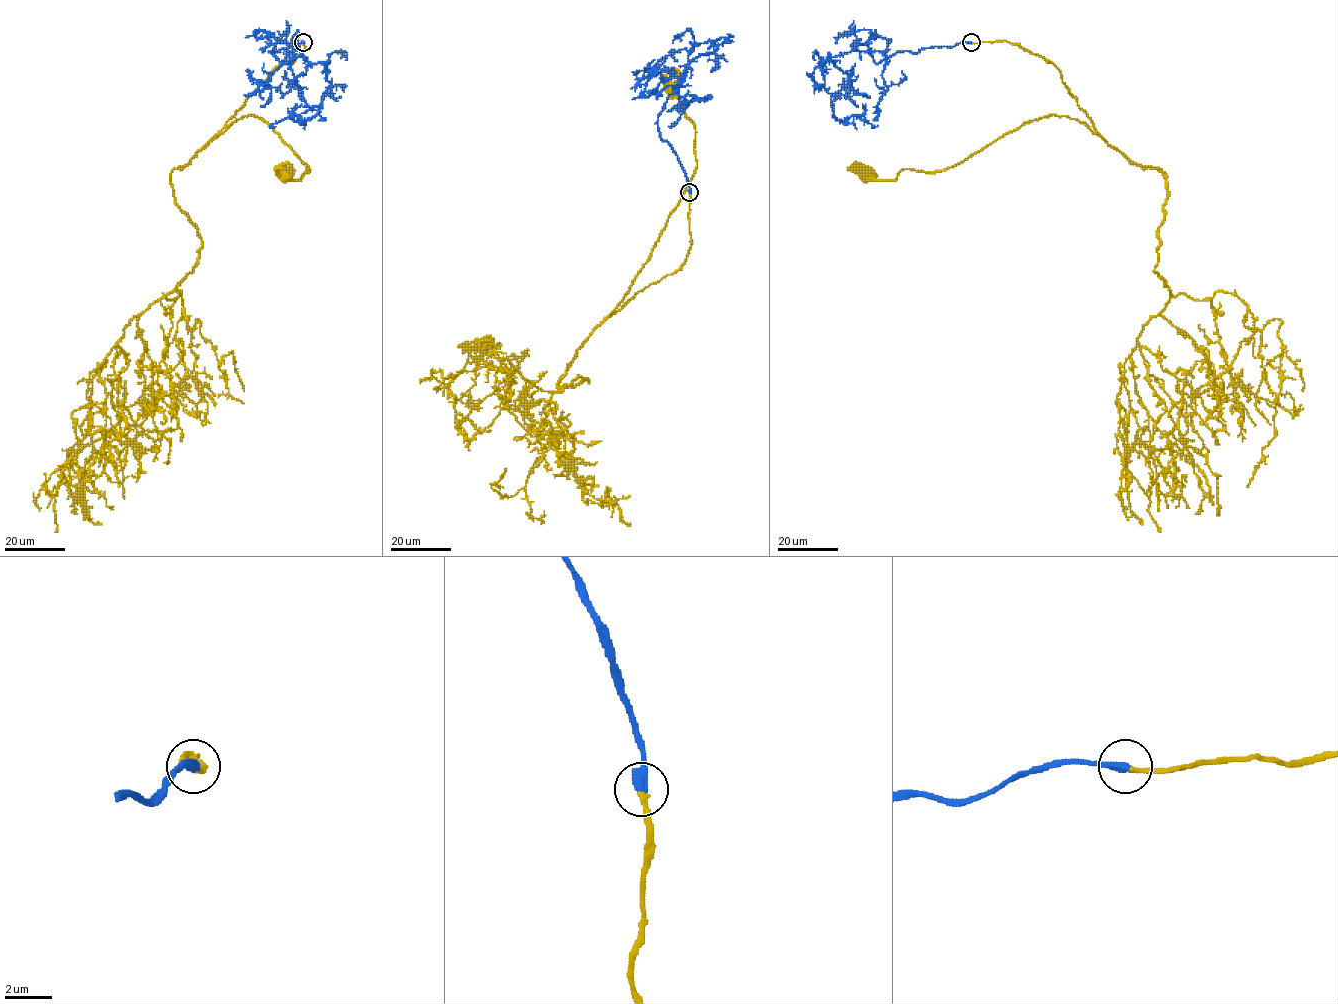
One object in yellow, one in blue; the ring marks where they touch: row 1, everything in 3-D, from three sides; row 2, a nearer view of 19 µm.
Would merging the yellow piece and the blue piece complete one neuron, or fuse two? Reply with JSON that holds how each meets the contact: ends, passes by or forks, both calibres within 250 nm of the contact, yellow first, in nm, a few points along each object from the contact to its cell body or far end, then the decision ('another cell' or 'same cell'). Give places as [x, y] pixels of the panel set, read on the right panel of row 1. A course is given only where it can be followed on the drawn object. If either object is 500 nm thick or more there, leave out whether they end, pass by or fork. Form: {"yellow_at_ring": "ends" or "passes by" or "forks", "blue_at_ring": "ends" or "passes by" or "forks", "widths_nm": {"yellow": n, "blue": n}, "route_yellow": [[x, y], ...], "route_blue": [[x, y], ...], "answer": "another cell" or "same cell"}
{"yellow_at_ring": "ends", "blue_at_ring": "ends", "widths_nm": {"yellow": 200, "blue": 440}, "route_yellow": [[971, 43], [1006, 40], [1050, 62], [1095, 132], [1050, 115], [941, 171], [903, 169], [894, 180], [866, 172]], "route_blue": [[971, 43], [898, 51], [877, 63], [868, 52], [850, 51], [820, 63], [833, 115], [863, 115], [878, 125]], "answer": "same cell"}

